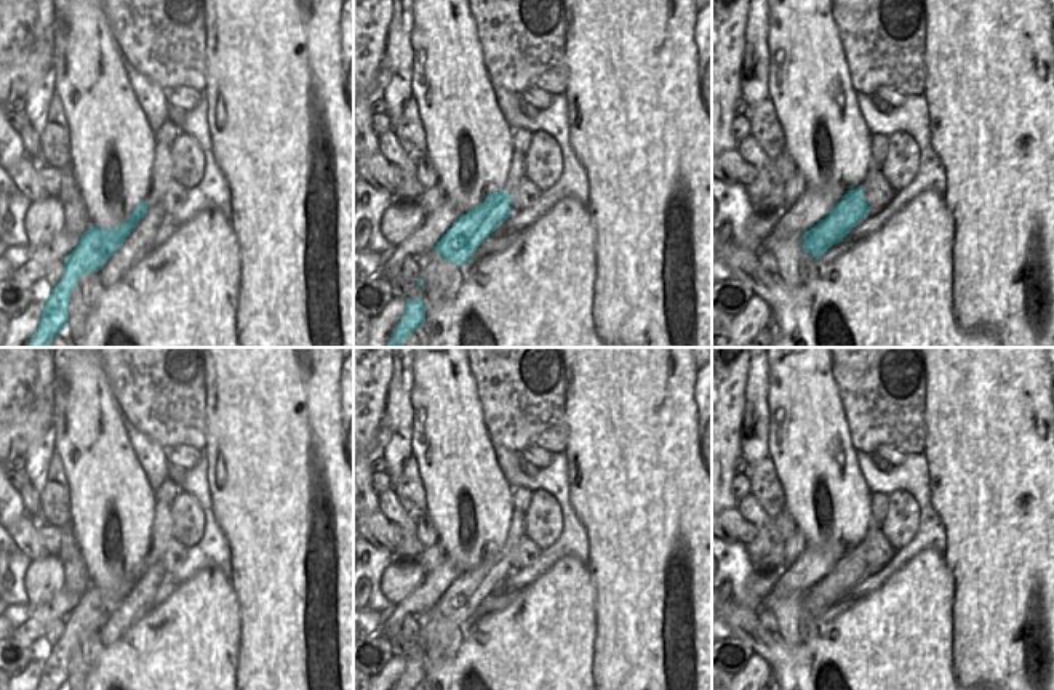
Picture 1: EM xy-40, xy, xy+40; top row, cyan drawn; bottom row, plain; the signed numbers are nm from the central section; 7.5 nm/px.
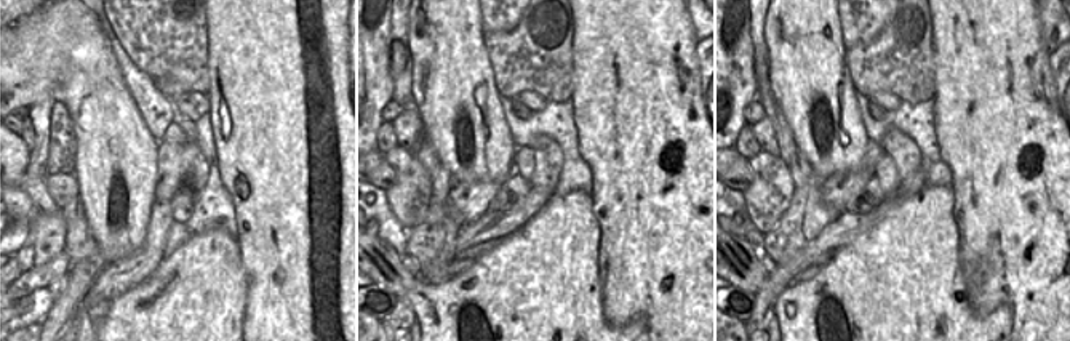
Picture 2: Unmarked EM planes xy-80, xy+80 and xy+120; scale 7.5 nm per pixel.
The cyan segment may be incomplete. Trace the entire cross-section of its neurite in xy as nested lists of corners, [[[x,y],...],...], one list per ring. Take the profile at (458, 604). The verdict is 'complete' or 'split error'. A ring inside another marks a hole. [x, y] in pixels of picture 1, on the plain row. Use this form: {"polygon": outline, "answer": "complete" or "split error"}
{"polygon": [[[513,509],[505,546],[486,556],[475,568],[462,573],[433,605],[435,610],[457,626],[469,621],[477,607],[510,575],[512,549],[523,536],[526,536],[525,512]]], "answer": "split error"}

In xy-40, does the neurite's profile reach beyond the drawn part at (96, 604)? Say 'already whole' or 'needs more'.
needs more

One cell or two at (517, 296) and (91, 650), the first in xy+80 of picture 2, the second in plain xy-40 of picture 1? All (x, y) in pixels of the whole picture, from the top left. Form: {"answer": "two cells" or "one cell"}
{"answer": "two cells"}

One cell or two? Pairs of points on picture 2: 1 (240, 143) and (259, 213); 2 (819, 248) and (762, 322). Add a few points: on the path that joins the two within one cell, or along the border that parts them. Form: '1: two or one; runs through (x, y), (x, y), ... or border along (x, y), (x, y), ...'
1: one; runs through (258, 160), (259, 196)
2: one; runs through (800, 268), (789, 272), (766, 295), (765, 303)

